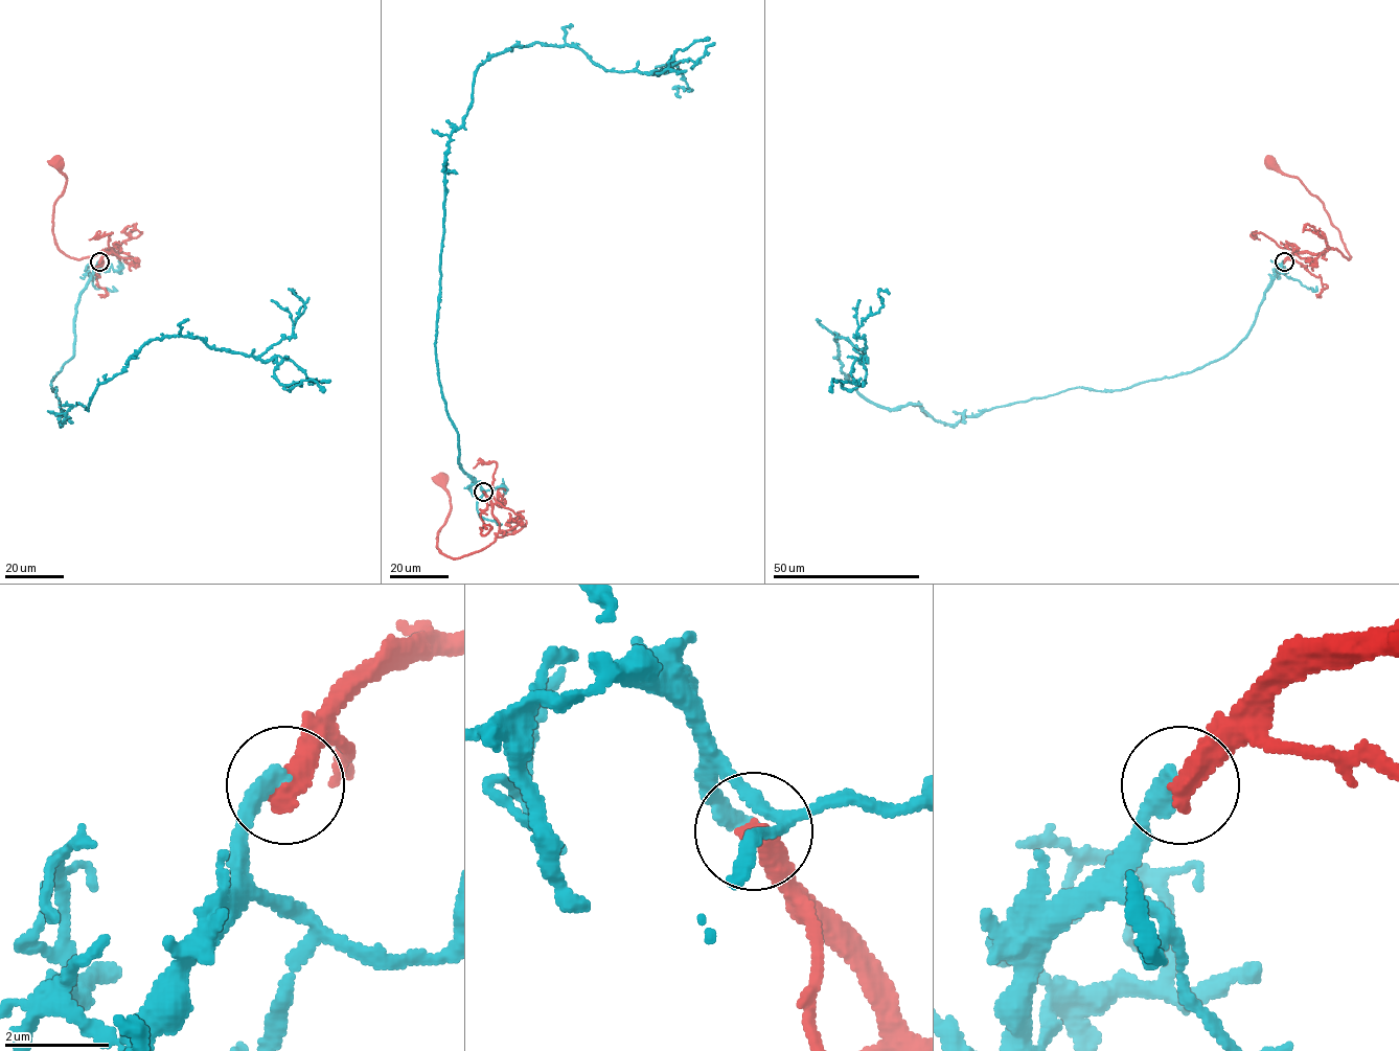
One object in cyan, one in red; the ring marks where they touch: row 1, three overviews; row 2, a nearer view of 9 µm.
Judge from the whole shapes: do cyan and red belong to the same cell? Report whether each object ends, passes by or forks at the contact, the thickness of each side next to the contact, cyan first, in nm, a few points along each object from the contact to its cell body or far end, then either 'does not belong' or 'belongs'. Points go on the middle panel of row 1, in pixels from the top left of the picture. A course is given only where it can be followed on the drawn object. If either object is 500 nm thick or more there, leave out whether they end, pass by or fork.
cyan ends | red ends | 320/480 nm | cyan via (483, 492), (435, 347), (445, 153), (474, 72), (576, 45), (606, 70), (675, 65), (681, 97) | red via (483, 492), (499, 523), (495, 540), (478, 551), (449, 557), (437, 548), (438, 531), (451, 507), (441, 478) | does not belong

